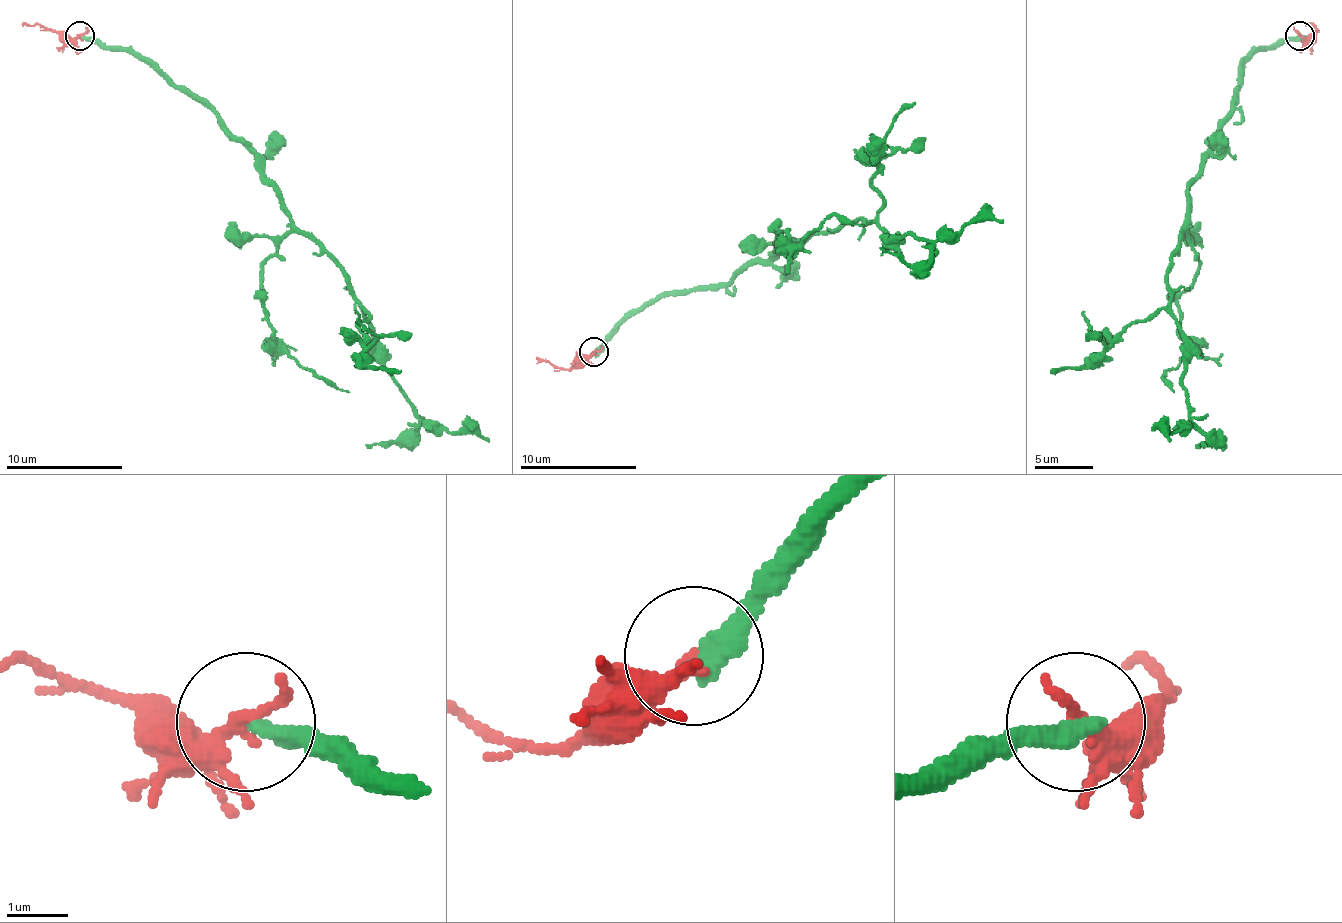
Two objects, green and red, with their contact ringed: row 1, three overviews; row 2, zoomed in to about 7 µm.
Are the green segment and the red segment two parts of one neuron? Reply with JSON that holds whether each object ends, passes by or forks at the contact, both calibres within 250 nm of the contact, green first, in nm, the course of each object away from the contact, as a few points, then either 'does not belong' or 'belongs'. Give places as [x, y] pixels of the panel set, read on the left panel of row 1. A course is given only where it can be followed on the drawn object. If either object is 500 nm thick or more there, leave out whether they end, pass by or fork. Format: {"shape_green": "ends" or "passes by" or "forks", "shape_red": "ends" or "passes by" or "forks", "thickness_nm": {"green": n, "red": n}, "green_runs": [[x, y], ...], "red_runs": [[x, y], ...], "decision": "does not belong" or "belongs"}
{"shape_green": "ends", "shape_red": "passes by", "thickness_nm": {"green": 360, "red": 200}, "green_runs": [[80, 37], [157, 66], [209, 110], [341, 271], [417, 420], [365, 444]], "red_runs": [[80, 37], [60, 37], [54, 31], [42, 31], [22, 22]], "decision": "does not belong"}

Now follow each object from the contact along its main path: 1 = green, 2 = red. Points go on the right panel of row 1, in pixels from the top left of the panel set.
1: (1300, 37), (1242, 66), (1236, 110), (1189, 189), (1168, 309), (1183, 335), (1186, 406), (1212, 438), (1195, 444)
2: (1300, 37), (1312, 37), (1318, 31), (1306, 22)

